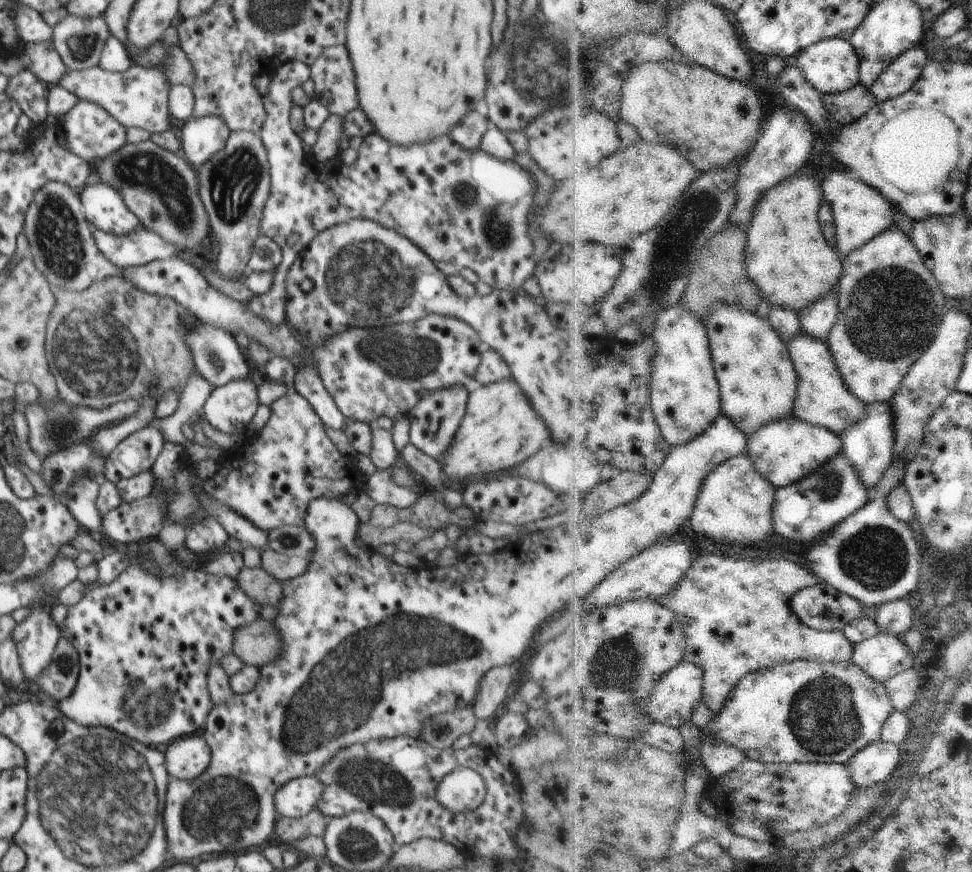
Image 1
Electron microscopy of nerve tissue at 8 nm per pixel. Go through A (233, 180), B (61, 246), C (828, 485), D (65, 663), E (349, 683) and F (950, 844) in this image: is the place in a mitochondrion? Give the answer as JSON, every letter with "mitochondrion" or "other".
{"A":"mitochondrion","B":"mitochondrion","C":"mitochondrion","D":"mitochondrion","E":"mitochondrion","F":"other"}

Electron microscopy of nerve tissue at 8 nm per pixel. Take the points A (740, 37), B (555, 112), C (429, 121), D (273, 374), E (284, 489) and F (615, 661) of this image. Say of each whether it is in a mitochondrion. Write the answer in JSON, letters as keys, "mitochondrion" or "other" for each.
{"A":"other","B":"mitochondrion","C":"other","D":"other","E":"other","F":"mitochondrion"}

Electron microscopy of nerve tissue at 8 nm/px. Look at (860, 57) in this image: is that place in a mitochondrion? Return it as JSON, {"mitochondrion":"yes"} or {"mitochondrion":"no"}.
{"mitochondrion":"no"}

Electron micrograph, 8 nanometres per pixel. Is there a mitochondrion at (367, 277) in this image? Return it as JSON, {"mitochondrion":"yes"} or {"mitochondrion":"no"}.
{"mitochondrion":"yes"}

